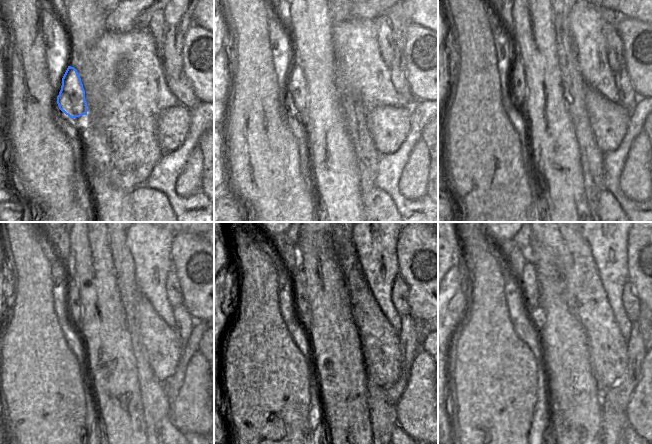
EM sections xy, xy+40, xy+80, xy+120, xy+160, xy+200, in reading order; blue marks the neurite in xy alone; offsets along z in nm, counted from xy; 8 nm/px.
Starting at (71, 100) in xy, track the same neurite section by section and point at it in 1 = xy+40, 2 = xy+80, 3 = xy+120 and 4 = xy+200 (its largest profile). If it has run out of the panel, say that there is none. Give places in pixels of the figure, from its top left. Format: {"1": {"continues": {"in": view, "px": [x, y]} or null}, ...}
{"1": {"continues": {"in": "xy+40", "px": [296, 86]}}, "2": {"continues": {"in": "xy+80", "px": [519, 83]}}, "3": {"continues": {"in": "xy+120", "px": [74, 301]}}, "4": {"continues": {"in": "xy+200", "px": [528, 284]}}}

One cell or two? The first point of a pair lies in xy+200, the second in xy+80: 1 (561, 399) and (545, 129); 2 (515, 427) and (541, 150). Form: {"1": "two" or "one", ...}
{"1": "one", "2": "two"}

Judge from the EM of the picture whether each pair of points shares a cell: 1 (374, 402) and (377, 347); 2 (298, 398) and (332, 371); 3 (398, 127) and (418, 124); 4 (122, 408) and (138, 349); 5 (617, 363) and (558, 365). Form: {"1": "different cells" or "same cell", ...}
{"1": "different cells", "2": "different cells", "3": "different cells", "4": "different cells", "5": "different cells"}

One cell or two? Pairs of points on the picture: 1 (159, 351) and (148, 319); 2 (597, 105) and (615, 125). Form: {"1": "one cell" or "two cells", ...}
{"1": "one cell", "2": "one cell"}

